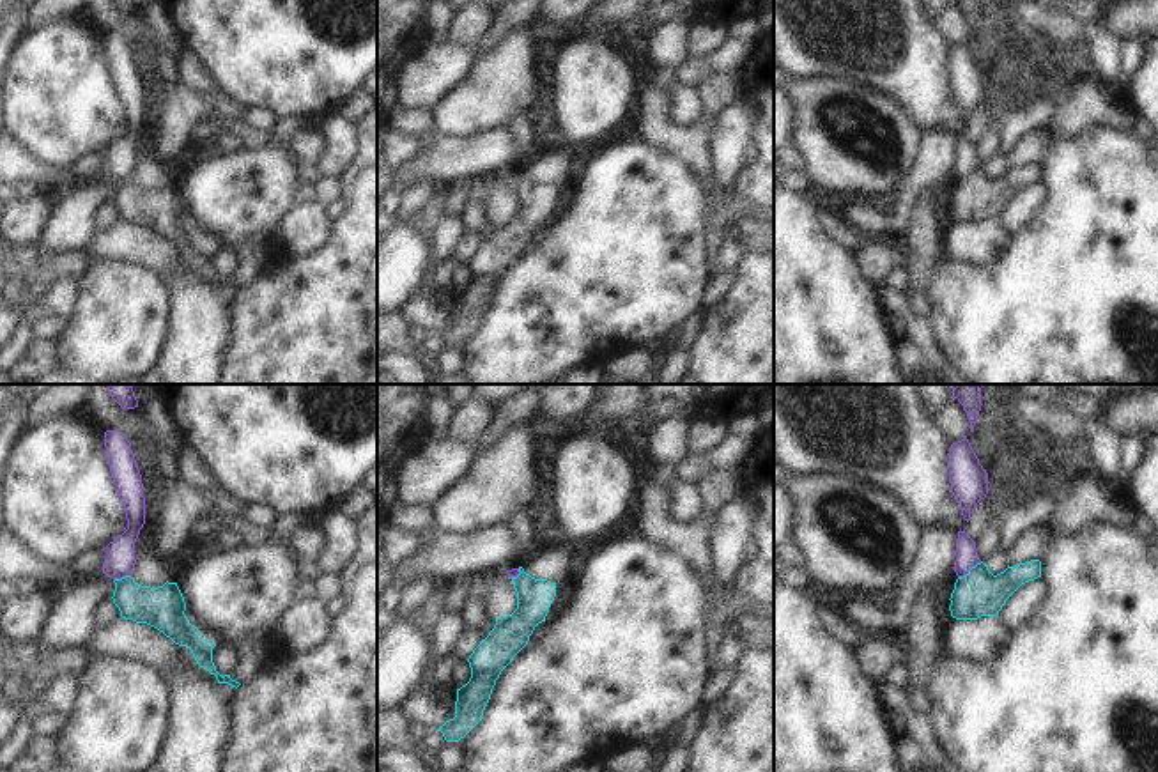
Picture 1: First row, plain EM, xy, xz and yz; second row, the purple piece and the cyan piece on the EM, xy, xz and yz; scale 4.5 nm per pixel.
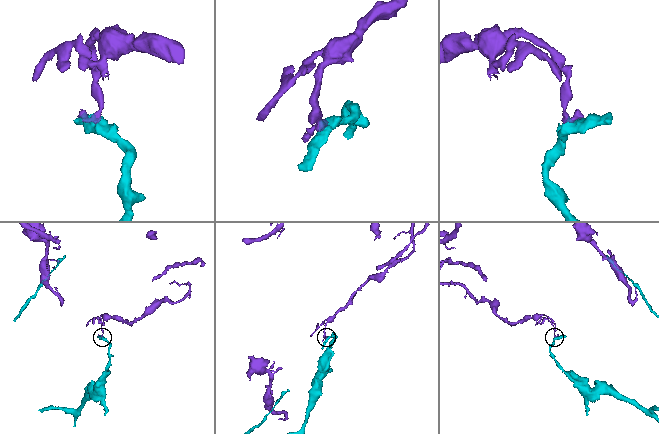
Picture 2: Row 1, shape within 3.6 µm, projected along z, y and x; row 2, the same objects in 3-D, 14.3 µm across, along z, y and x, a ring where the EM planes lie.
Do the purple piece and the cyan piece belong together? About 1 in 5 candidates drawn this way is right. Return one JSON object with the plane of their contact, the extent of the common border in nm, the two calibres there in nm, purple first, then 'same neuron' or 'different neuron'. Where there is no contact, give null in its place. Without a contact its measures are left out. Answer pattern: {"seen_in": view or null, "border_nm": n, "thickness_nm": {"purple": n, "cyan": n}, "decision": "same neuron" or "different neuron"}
{"seen_in": "yz", "border_nm": 130, "thickness_nm": {"purple": 90, "cyan": 200}, "decision": "different neuron"}

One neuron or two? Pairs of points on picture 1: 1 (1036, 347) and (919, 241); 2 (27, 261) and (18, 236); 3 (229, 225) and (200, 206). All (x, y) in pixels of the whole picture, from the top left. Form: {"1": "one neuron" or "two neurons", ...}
{"1": "two neurons", "2": "two neurons", "3": "one neuron"}

